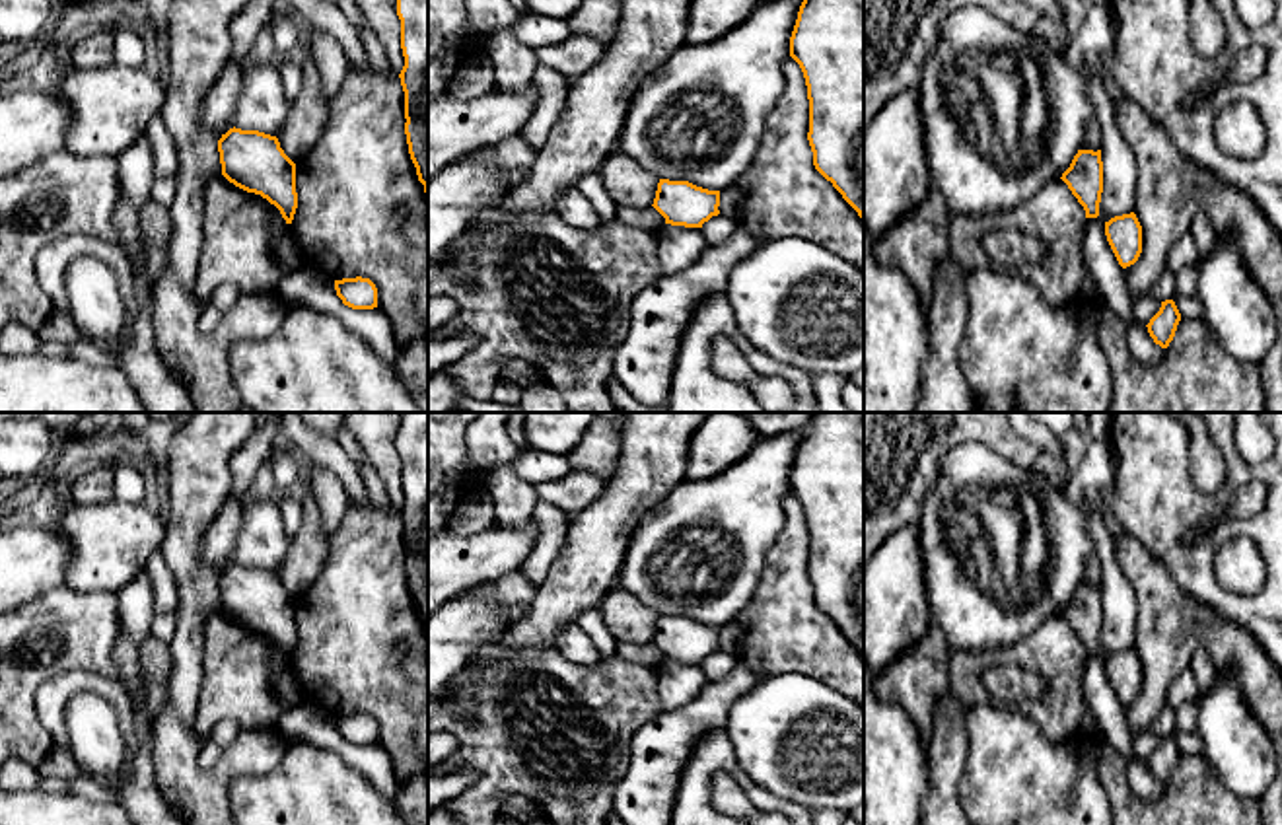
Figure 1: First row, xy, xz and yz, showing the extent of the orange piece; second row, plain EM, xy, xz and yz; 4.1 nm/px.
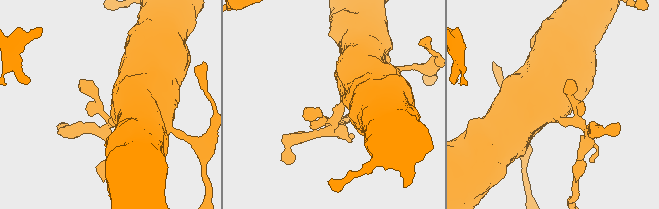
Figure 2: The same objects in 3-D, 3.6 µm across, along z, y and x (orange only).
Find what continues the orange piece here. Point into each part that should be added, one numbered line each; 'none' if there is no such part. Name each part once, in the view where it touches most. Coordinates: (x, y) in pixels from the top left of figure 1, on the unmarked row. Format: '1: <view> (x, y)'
none

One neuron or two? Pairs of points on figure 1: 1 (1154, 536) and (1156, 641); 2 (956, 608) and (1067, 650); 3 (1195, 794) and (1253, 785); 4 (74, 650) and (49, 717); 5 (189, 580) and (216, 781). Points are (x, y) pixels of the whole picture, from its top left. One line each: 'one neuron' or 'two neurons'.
1: two neurons
2: two neurons
3: two neurons
4: two neurons
5: one neuron

